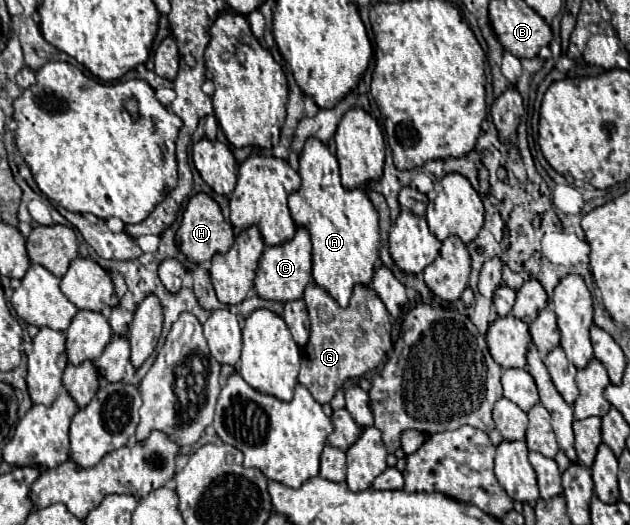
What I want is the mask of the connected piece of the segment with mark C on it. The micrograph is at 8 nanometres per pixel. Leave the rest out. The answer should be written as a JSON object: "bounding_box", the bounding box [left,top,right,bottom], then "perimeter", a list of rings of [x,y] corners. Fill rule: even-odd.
{"bounding_box":[255,227,311,303],"perimeter":[[[299,227],[295,237],[277,247],[265,247],[263,257],[259,261],[259,269],[255,275],[255,289],[261,299],[289,303],[303,297],[305,287],[311,281],[311,249],[309,249],[309,233]]]}

